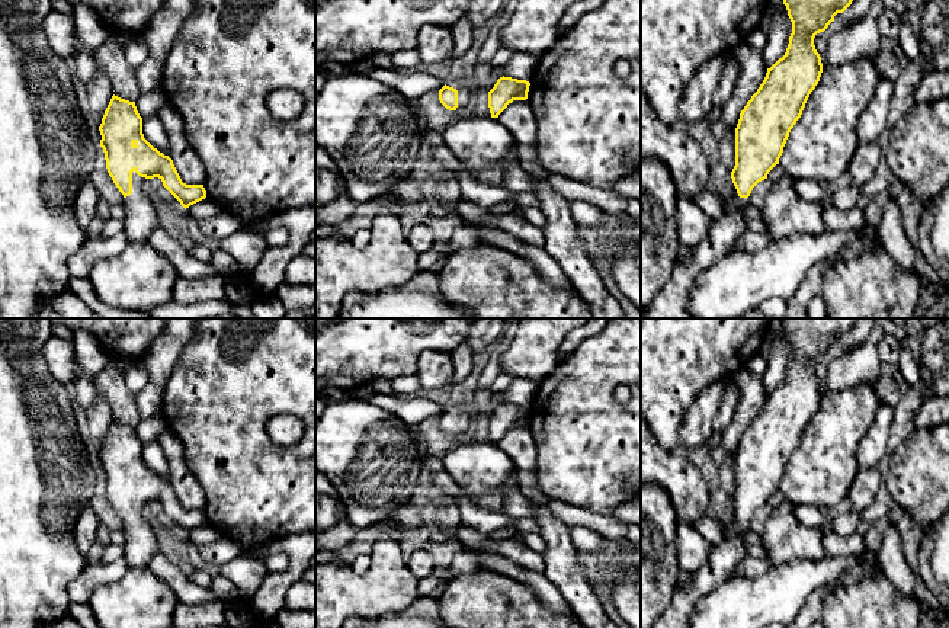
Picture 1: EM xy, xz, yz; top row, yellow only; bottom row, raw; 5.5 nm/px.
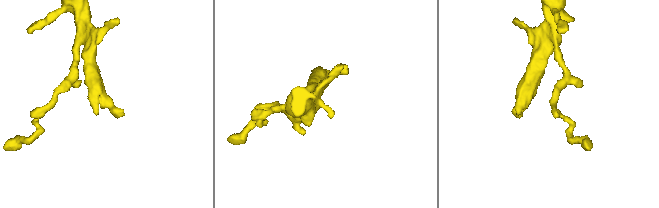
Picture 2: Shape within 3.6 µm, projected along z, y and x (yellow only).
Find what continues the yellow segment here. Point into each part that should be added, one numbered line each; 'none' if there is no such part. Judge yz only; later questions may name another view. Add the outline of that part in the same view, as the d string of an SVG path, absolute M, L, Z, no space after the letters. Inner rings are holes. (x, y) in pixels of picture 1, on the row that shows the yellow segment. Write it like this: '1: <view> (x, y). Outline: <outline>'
1: yz (724, 233). Outline: M730 179L727 189L737 205L737 211L722 206L722 215L709 221L708 236L690 247L692 260L687 265L676 265L669 282L655 295L642 318L695 318L687 311L687 297L696 278L716 260L731 253L747 233L746 218L740 211L750 206L748 198L740 198Z

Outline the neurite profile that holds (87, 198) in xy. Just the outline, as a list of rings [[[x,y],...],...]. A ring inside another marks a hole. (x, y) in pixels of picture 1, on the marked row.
[[[86,182],[78,190],[74,201],[74,215],[77,224],[86,230],[92,220],[96,217],[96,208],[100,201],[100,195],[92,182]]]

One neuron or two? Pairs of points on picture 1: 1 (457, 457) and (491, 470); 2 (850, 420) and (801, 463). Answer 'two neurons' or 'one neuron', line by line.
1: one neuron
2: one neuron

